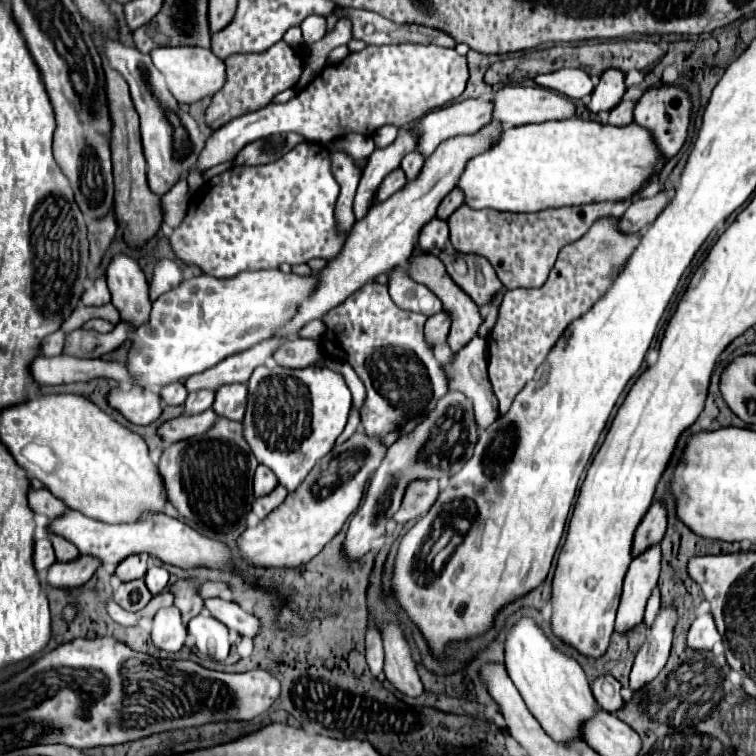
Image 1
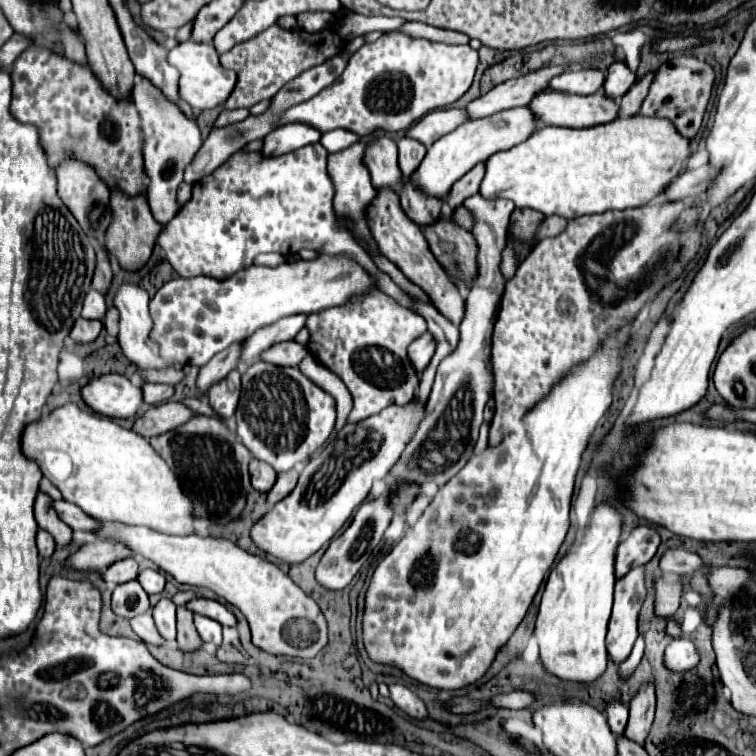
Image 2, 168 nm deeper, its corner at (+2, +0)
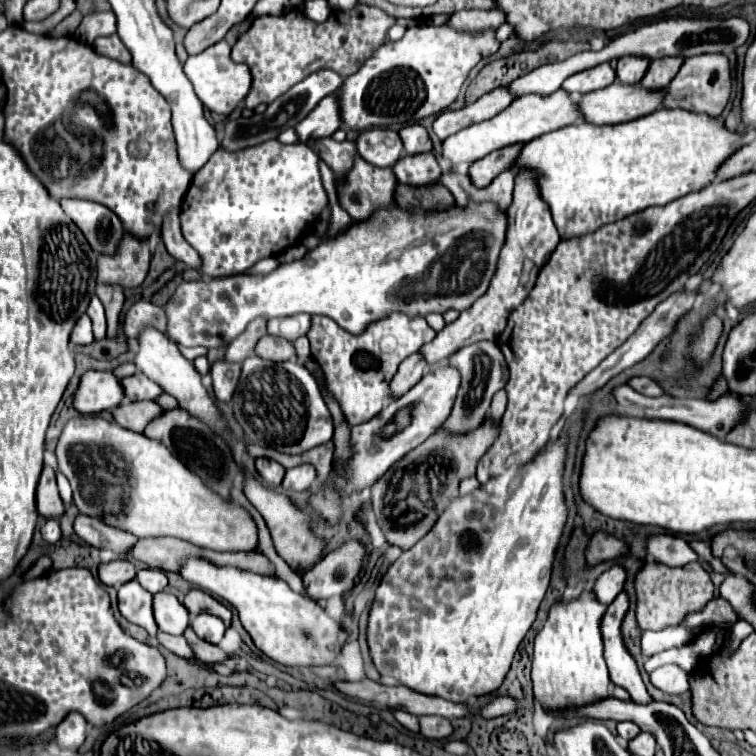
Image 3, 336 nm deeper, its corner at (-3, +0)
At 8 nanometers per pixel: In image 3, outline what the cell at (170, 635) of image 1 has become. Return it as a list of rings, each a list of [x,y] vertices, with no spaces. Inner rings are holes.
[[[170,592],[154,594],[154,618],[162,632],[182,634],[188,626],[188,610]]]

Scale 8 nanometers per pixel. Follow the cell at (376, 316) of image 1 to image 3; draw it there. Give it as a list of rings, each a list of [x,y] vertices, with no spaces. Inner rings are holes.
[[[390,314],[380,322],[370,324],[362,334],[342,330],[332,318],[312,316],[312,326],[308,332],[312,358],[320,364],[326,376],[326,388],[340,404],[350,426],[368,422],[388,404],[390,382],[400,362],[408,354],[418,352],[434,336],[436,332],[426,324],[424,318],[410,318],[406,314]]]

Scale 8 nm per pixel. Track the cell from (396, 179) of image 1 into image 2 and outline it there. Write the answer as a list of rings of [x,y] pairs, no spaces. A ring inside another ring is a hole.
[[[381,136],[367,144],[365,148],[365,166],[369,168],[371,182],[375,188],[399,186],[403,174],[397,164],[397,144],[395,140]]]

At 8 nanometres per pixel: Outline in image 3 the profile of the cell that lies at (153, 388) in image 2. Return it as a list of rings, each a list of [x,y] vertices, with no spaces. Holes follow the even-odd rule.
[[[138,372],[130,378],[124,378],[122,388],[124,388],[124,396],[132,402],[136,402],[136,400],[156,400],[164,392],[156,382],[150,382],[142,372]]]

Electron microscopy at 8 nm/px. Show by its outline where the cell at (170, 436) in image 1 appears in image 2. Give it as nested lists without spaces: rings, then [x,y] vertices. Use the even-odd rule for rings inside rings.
[[[163,402],[159,406],[151,406],[147,412],[143,412],[135,422],[133,430],[141,434],[143,438],[151,438],[157,434],[163,434],[165,430],[177,428],[181,422],[187,422],[193,416],[189,408],[185,408],[179,402]]]

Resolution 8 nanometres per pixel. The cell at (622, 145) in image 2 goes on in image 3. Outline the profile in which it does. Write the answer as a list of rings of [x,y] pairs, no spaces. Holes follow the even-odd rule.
[[[658,108],[638,120],[630,120],[614,126],[594,126],[588,122],[570,124],[554,132],[542,134],[522,146],[514,172],[520,168],[536,170],[538,192],[552,210],[554,224],[562,238],[582,236],[594,232],[602,224],[616,222],[650,206],[664,206],[692,190],[704,188],[712,182],[716,168],[732,154],[736,134],[718,124],[716,118],[706,114],[694,114],[686,110]]]

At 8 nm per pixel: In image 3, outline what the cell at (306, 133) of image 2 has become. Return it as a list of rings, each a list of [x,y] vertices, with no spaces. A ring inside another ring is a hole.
[[[336,94],[322,98],[322,102],[302,120],[294,126],[296,136],[300,142],[308,142],[310,138],[324,138],[324,136],[332,136],[338,128],[340,128],[340,116],[338,116],[338,102],[336,102]]]

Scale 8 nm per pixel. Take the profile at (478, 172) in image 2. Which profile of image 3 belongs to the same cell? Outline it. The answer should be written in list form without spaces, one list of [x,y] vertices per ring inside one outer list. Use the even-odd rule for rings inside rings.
[[[514,144],[514,146],[506,146],[506,148],[500,148],[492,154],[488,154],[486,158],[480,158],[478,162],[474,162],[470,166],[470,180],[474,186],[480,186],[480,188],[486,188],[500,172],[512,168],[518,152],[520,152],[522,144]]]

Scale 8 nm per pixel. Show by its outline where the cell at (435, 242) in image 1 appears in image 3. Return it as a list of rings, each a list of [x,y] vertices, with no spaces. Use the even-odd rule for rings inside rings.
[[[418,154],[418,156],[404,156],[400,158],[398,166],[392,168],[396,180],[406,186],[430,186],[440,182],[442,170],[432,154]]]

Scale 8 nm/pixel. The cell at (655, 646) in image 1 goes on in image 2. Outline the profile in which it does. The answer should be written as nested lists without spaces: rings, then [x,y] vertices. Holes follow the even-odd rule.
[[[649,682],[631,700],[625,738],[643,746],[653,724],[653,714],[655,714],[655,694],[653,694],[653,684]]]

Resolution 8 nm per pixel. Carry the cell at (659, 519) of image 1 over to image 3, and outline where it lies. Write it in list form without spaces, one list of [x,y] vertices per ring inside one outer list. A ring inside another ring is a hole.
[[[614,564],[610,570],[606,570],[594,584],[594,592],[600,602],[610,604],[618,592],[624,588],[626,582],[626,568],[624,564]]]

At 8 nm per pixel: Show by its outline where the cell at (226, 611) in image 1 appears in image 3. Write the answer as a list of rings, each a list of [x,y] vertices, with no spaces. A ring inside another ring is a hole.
[[[190,590],[184,598],[184,606],[188,608],[190,614],[202,614],[202,612],[208,612],[208,614],[214,614],[218,618],[222,618],[226,624],[230,624],[232,620],[232,612],[230,608],[226,608],[220,600],[212,598],[210,594],[202,592],[202,590]]]

